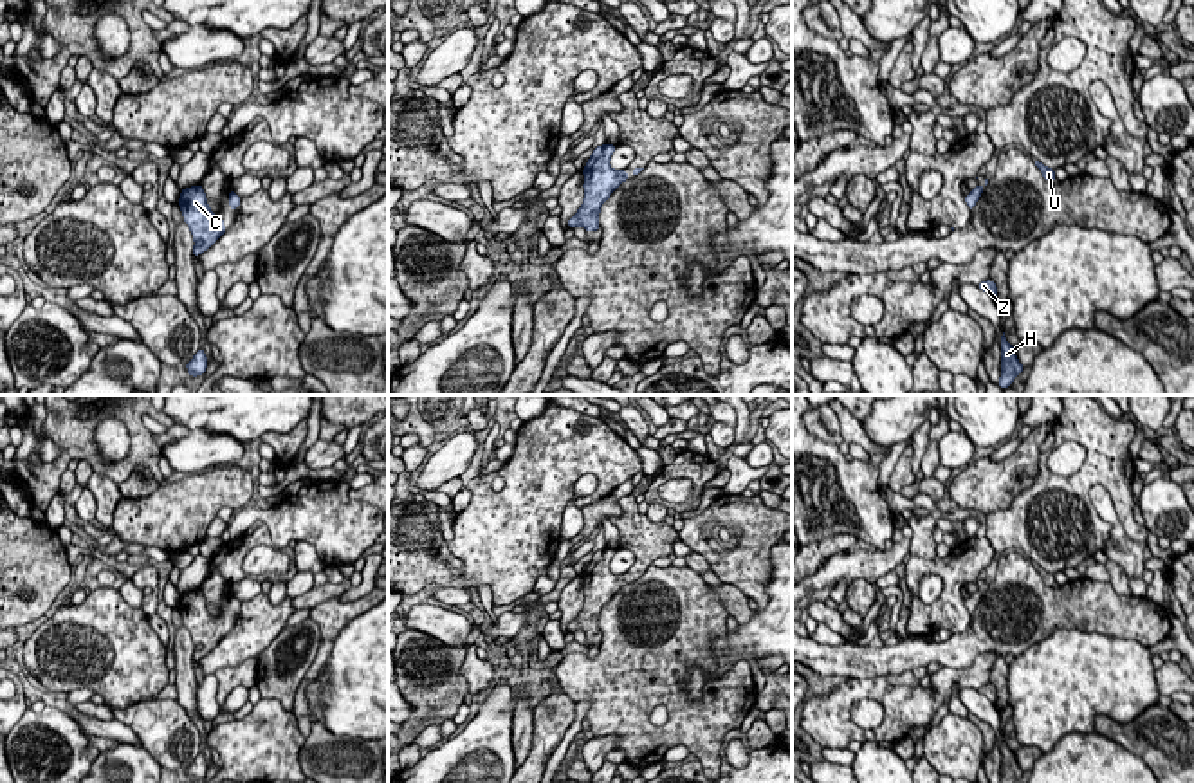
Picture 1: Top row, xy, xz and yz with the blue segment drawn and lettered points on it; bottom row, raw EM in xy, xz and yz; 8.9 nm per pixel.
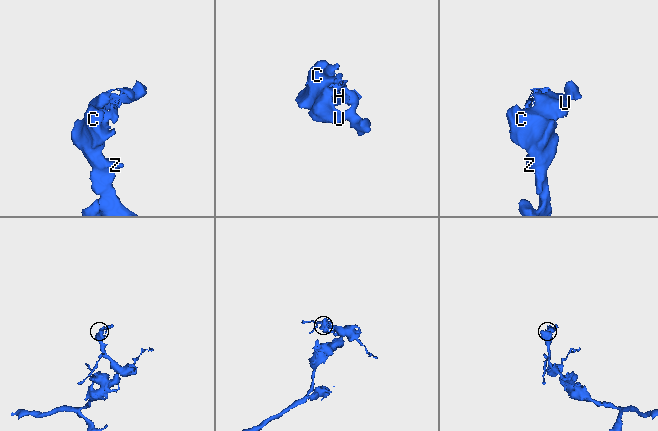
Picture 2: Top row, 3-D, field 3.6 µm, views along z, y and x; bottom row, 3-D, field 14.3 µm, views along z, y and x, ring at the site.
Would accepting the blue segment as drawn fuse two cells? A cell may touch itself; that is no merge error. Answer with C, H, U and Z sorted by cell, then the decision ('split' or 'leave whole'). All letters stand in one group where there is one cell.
C H U Z; leave whole

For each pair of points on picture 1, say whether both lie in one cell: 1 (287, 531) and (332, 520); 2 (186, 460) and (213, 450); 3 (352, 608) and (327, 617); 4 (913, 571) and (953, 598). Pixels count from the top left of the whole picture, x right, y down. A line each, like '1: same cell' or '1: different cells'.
1: same cell
2: same cell
3: same cell
4: same cell

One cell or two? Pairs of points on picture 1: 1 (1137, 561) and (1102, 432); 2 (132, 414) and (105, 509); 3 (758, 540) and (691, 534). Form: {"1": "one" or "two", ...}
{"1": "two", "2": "two", "3": "one"}

